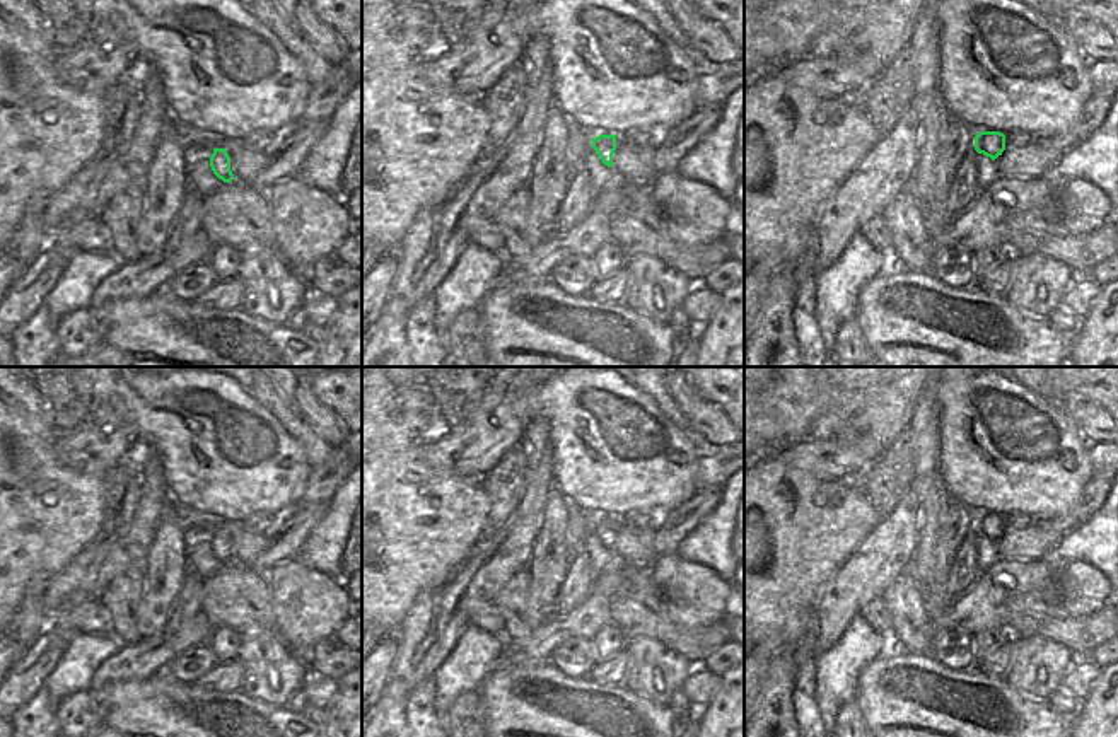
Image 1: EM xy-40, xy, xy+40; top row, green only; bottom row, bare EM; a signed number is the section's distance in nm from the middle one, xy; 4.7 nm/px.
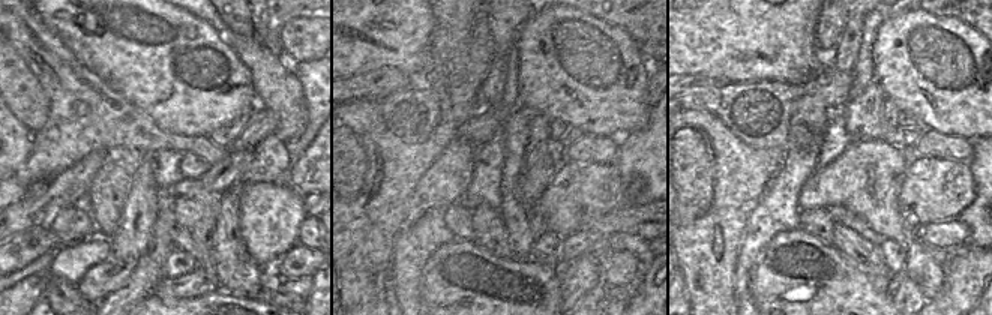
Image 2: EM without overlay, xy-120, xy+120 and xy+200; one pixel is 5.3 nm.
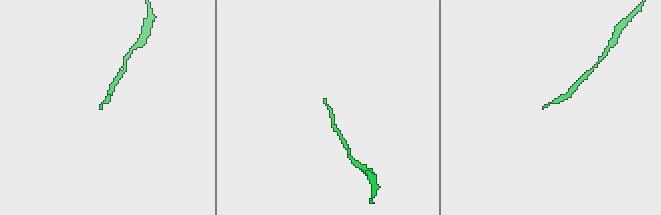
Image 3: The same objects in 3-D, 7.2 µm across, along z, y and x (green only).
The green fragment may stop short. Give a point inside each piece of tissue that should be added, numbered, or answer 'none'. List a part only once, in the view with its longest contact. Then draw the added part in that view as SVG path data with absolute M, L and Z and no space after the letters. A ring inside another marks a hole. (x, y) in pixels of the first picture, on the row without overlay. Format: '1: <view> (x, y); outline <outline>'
1: xy-40 (200, 560); outline M183 531L183 543L186 546L186 572L191 572L201 578L208 578L220 572L224 566L212 549L210 539L213 531Z

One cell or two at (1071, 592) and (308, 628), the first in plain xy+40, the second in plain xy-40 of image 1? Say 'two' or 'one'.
one

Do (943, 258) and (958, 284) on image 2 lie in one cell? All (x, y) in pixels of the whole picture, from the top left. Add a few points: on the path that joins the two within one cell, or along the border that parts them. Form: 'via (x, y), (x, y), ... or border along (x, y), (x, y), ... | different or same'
border along (970, 246), (943, 270) | different

